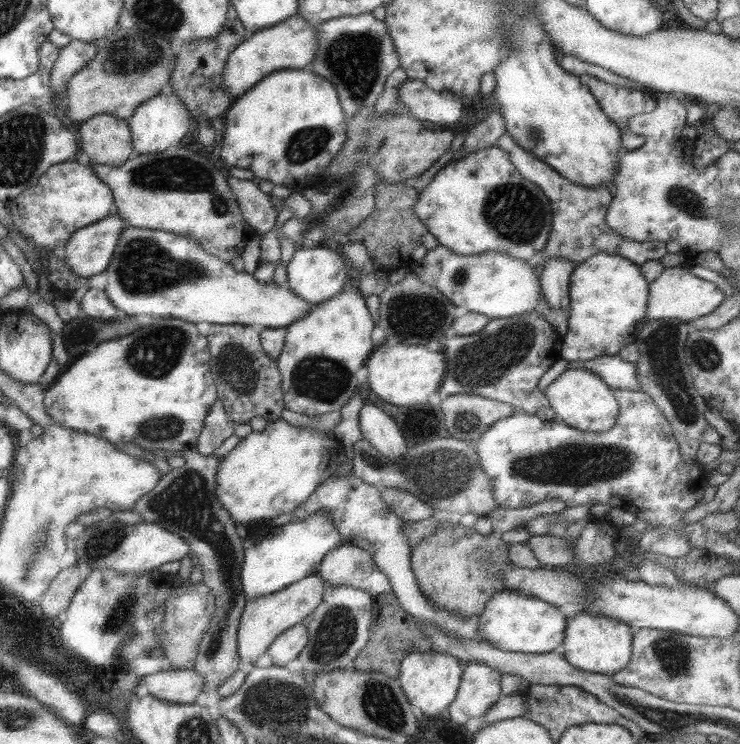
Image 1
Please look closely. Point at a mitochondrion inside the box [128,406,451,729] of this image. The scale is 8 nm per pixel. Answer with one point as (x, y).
(186, 502)

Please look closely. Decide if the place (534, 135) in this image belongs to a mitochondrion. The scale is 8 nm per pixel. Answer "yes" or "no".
yes

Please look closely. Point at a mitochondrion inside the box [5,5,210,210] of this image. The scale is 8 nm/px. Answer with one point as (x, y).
(136, 54)

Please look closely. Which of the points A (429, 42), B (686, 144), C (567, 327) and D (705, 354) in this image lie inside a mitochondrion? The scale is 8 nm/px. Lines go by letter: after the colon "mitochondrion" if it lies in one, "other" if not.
A: other
B: other
C: other
D: mitochondrion

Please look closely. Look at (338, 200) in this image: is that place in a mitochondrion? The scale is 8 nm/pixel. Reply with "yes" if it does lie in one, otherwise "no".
yes

